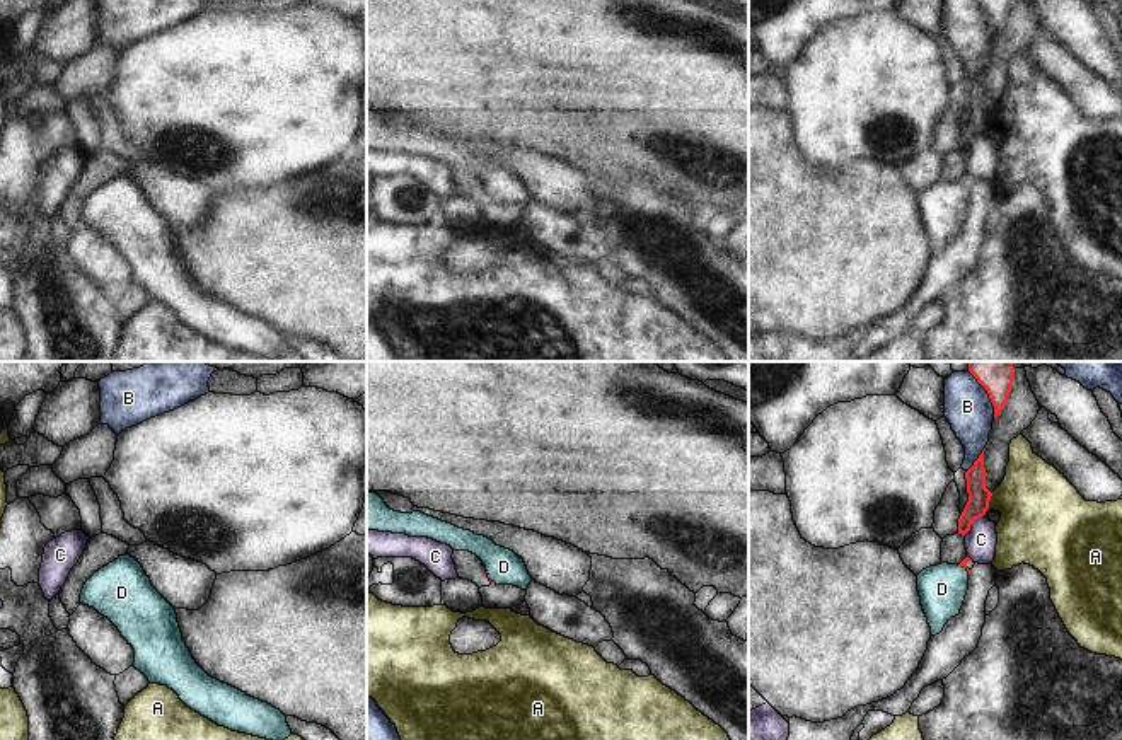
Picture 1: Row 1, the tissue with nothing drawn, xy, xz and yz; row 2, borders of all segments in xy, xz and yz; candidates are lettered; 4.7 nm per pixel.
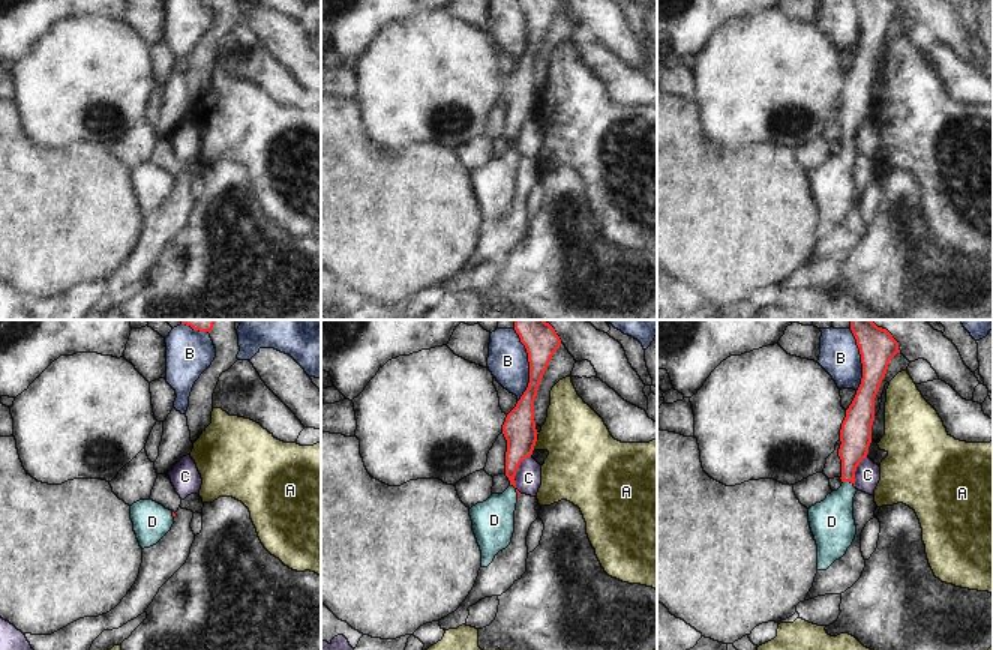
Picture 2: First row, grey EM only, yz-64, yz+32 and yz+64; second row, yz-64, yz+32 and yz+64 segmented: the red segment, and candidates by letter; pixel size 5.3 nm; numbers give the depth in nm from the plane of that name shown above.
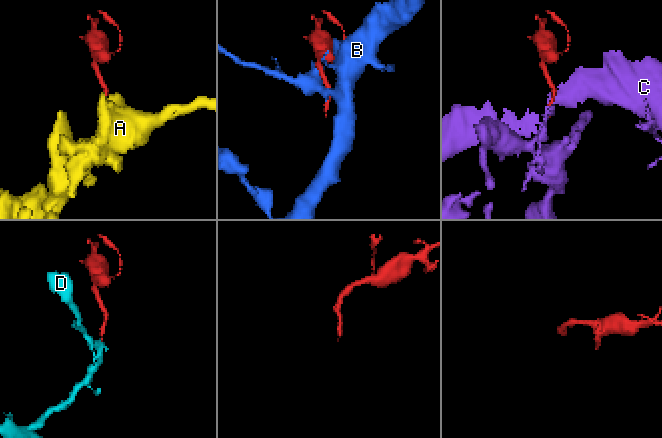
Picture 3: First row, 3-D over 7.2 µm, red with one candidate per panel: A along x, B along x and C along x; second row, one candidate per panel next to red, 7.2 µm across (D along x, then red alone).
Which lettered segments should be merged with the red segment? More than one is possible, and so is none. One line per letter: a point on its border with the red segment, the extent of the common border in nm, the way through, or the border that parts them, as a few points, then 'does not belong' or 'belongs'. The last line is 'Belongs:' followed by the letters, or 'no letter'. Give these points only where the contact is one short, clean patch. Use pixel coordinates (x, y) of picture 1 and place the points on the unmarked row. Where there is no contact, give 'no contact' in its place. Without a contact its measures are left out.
A: meets red in yz at (988, 120); contact 80 nm long; border along yz (993, 111), (988, 127); does not belong
B: meets red in yz at (991, 19); contact 190 nm long; does not belong
C: meets red in yz at (972, 138); contact 140 nm long; border along yz (984, 132), (964, 152); does not belong
D: meets red in yz at (964, 184); contact 70 nm long; runs through yz (964, 181), (964, 184), (942, 207); belongs
Belongs: D

